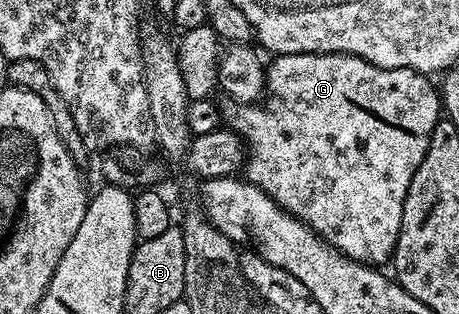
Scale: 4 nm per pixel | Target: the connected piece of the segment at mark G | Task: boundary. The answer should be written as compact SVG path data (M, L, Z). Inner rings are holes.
M333 51L324 53L292 53L291 55L274 55L269 60L266 69L266 91L264 104L258 103L236 103L226 101L221 104L222 123L229 130L235 131L242 139L246 148L244 160L244 175L249 183L256 185L276 205L280 205L283 211L296 217L304 225L311 227L329 247L334 247L341 255L349 259L355 259L357 263L367 265L382 265L391 258L394 246L400 233L400 221L404 217L404 197L408 197L408 185L412 185L412 177L416 169L420 169L420 161L424 161L424 153L428 153L428 141L432 137L432 129L438 123L443 114L440 91L432 84L431 76L421 75L412 69L388 69L377 67L366 59L355 55L340 55Z

